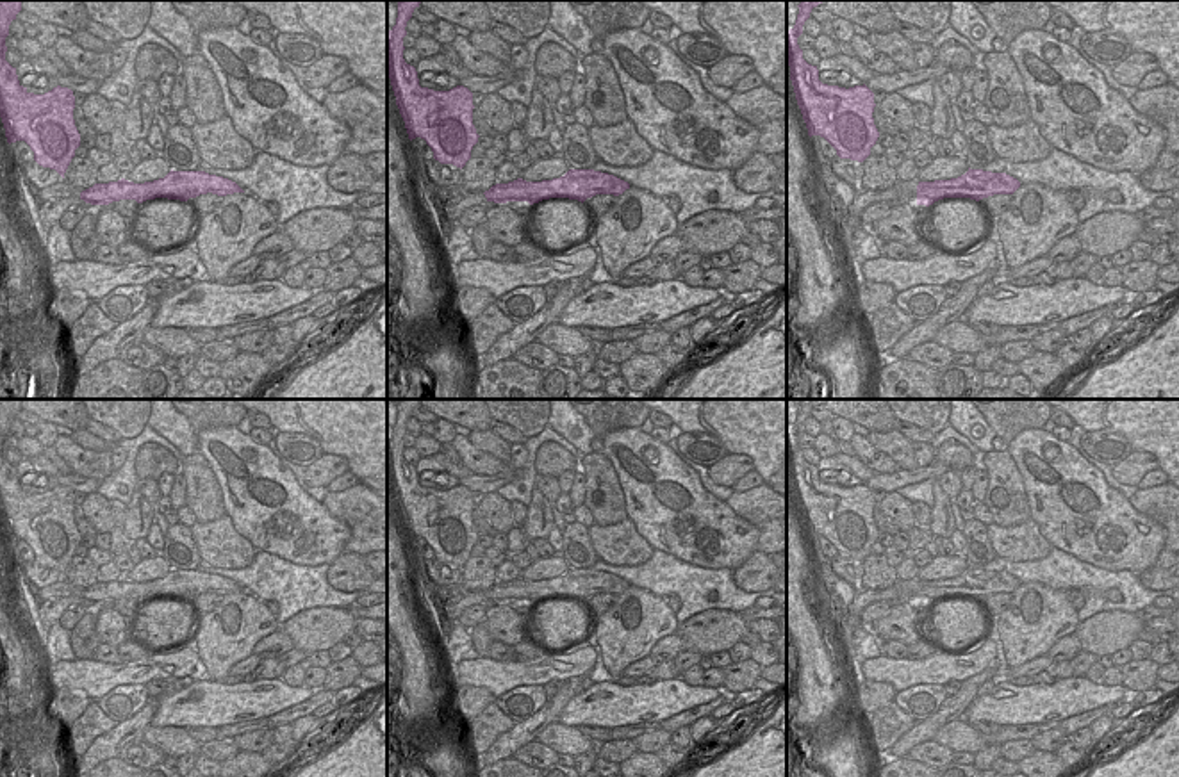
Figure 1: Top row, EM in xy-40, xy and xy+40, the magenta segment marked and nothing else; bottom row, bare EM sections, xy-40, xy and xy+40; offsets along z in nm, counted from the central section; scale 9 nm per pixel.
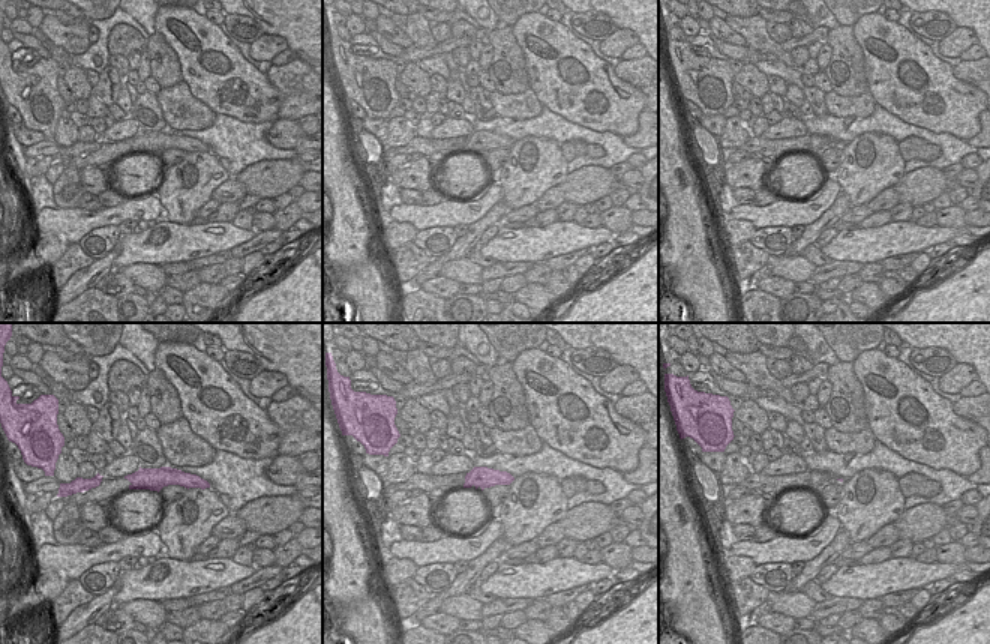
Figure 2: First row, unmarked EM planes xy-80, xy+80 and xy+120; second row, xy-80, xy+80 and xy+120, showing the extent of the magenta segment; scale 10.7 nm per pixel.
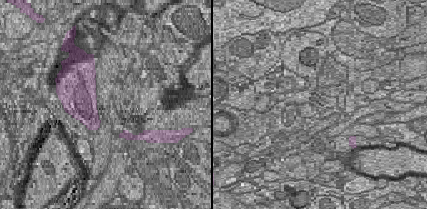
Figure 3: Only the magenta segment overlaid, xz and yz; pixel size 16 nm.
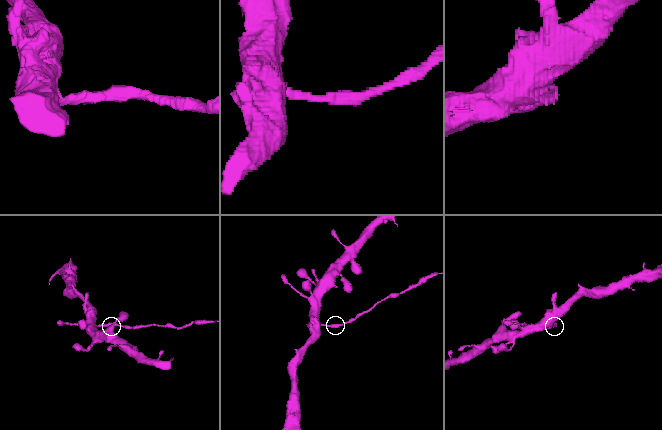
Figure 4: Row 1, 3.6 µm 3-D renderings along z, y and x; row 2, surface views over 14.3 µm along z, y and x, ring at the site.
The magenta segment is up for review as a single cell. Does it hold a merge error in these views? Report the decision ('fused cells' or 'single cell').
fused cells

